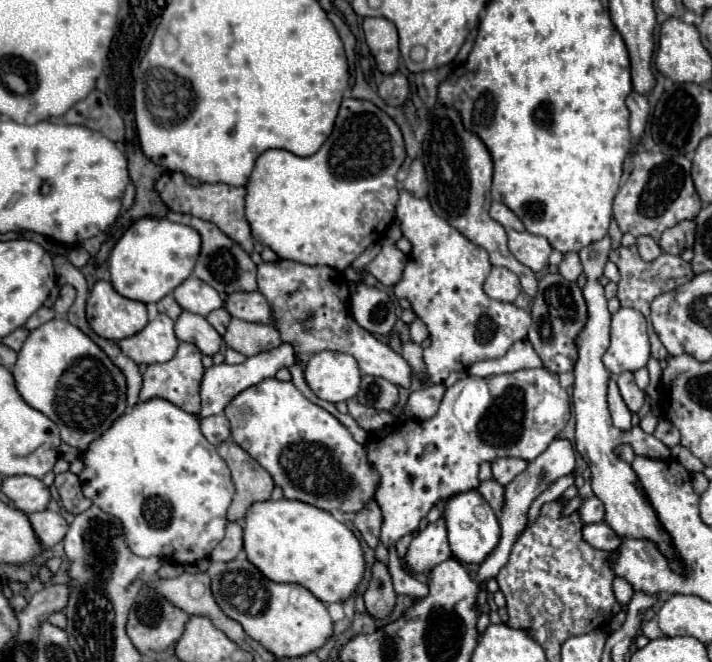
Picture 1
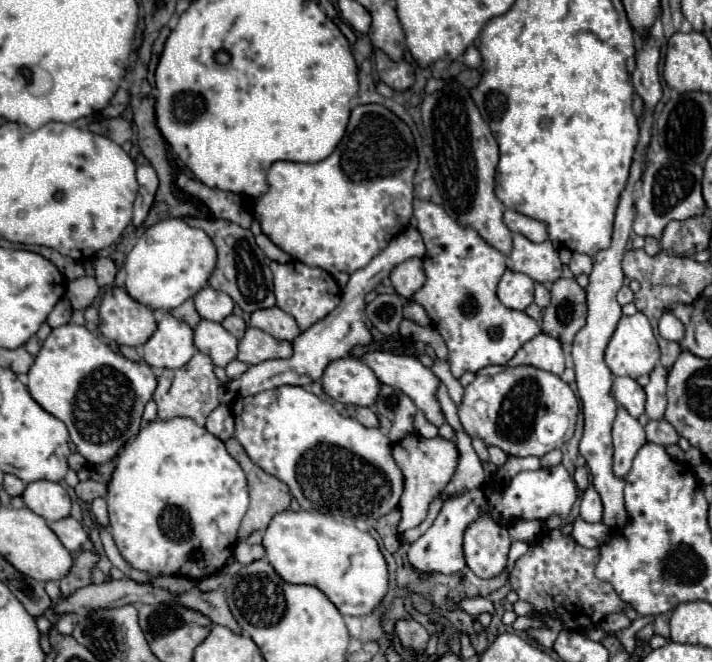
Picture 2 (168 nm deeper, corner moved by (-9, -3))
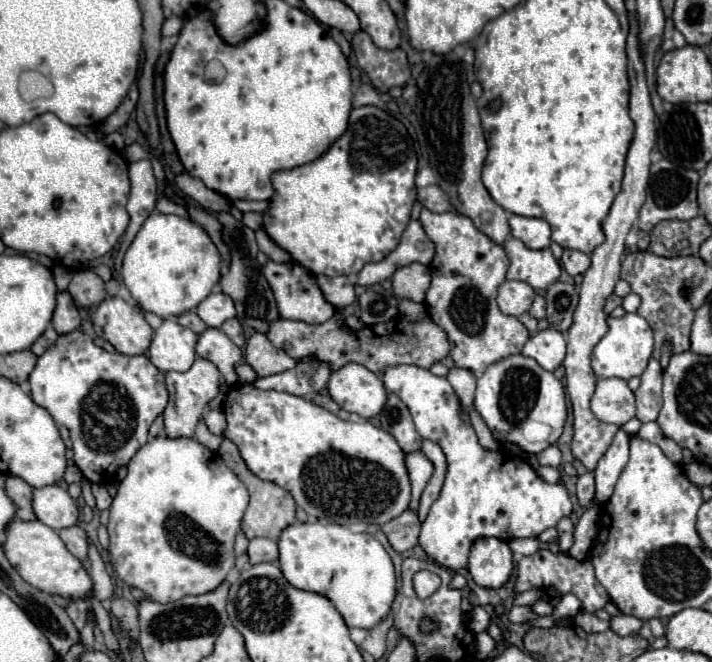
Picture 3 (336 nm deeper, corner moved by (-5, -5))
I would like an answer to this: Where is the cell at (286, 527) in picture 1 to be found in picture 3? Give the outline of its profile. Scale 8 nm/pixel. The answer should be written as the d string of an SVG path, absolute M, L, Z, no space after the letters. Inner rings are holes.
M321 522L291 524L277 542L279 568L291 586L327 596L349 628L373 628L391 610L395 572L385 548L371 534L355 530L362 529L366 522L355 523L352 527Z

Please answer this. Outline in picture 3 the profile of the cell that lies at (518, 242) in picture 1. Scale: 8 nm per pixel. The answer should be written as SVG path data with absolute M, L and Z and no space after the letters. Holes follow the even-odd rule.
M511 236L503 244L503 250L511 262L507 270L509 280L523 280L535 290L543 290L551 286L561 274L561 266L549 248L531 250L521 240Z

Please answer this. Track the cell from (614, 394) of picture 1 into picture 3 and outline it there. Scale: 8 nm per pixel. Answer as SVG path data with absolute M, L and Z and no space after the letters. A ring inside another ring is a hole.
M623 428L617 430L609 450L605 456L599 460L595 468L595 484L597 484L597 494L595 494L595 504L607 502L609 496L613 494L615 482L619 474L623 472L627 460L629 460L629 444L631 444L631 434L625 432Z

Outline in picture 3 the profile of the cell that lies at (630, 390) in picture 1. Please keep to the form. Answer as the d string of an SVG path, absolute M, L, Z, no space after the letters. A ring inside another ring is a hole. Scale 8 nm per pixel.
M605 378L597 382L591 410L601 422L621 426L635 418L635 396L625 380Z

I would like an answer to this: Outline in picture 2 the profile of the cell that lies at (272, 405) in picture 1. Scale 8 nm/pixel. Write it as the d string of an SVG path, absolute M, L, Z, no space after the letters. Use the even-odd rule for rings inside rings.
M281 386L255 396L241 398L233 406L235 438L249 458L267 474L285 482L303 510L323 512L337 520L379 520L399 506L403 494L403 474L393 460L391 440L379 428L367 428L353 418L341 416L329 402L317 398L301 386Z

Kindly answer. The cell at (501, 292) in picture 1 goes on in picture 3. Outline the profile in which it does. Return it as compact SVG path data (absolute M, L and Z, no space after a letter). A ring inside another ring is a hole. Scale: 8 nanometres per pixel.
M505 280L499 286L497 304L503 314L521 316L523 312L527 312L531 308L533 298L535 298L535 290L529 284L521 282L521 280Z

